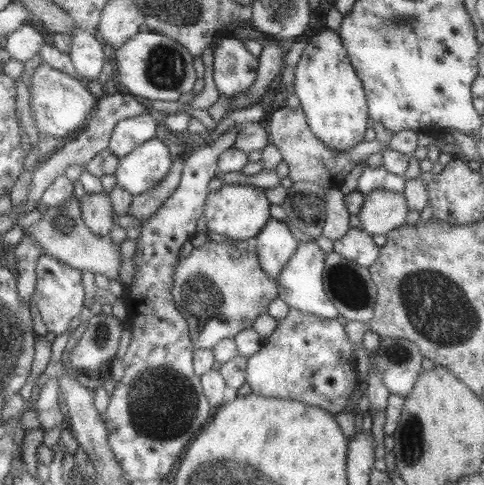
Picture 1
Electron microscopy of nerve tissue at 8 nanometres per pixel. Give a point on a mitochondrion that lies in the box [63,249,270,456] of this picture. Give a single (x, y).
(160, 402)

